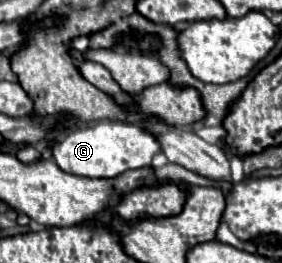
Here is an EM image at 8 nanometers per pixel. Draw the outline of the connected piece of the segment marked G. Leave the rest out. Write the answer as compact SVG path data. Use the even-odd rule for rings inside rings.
M97 121L87 127L79 127L69 131L65 139L57 141L53 147L53 157L57 165L75 175L83 177L115 177L129 169L149 167L153 157L161 153L159 137L135 123L119 123L119 121Z

